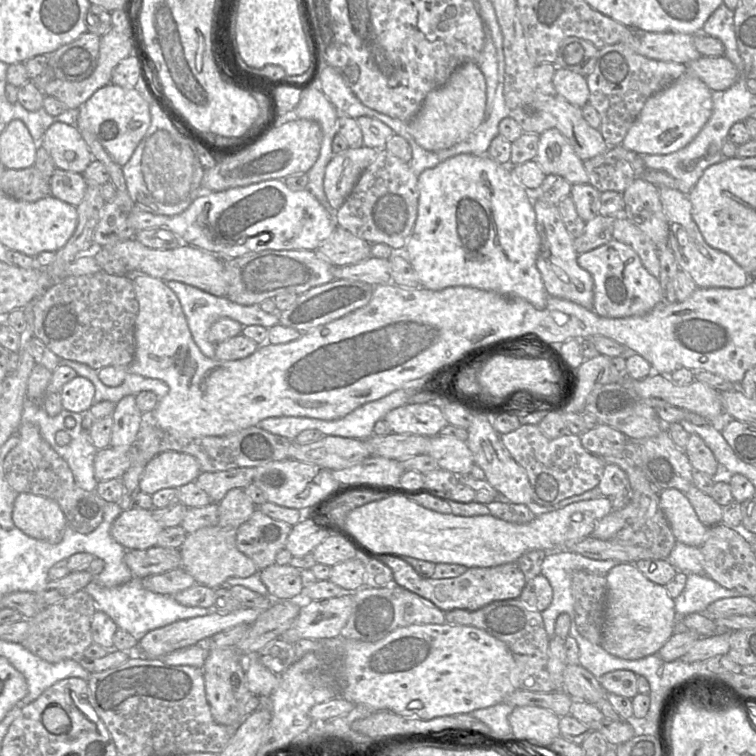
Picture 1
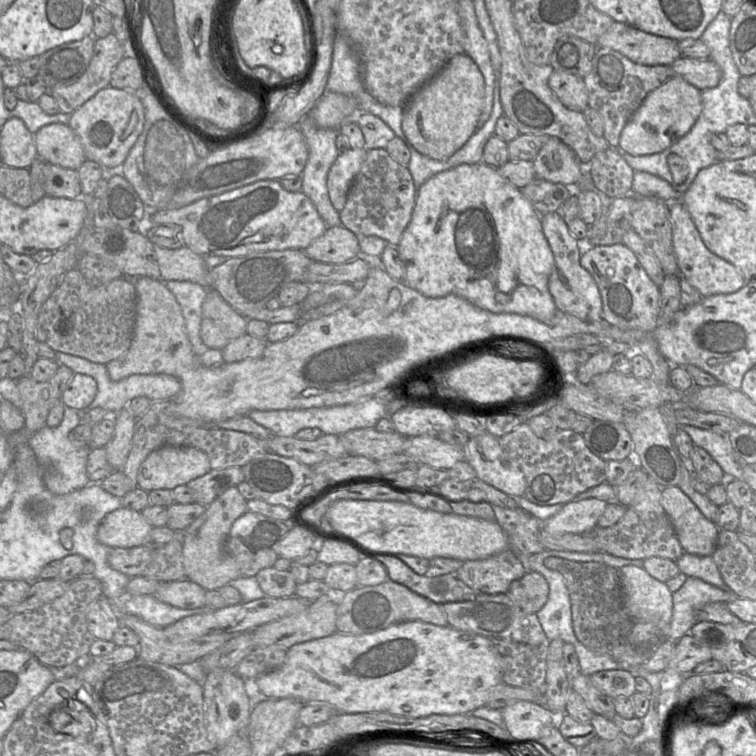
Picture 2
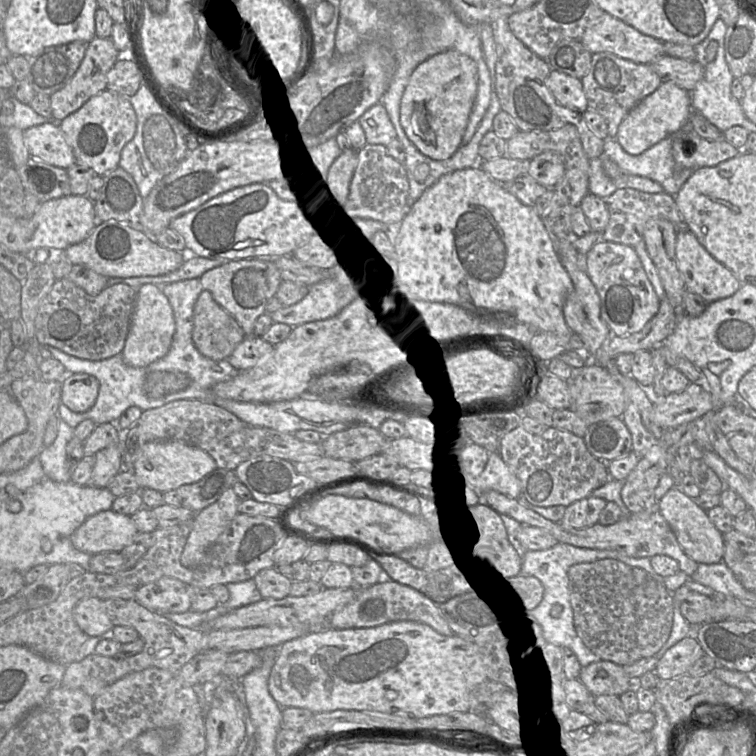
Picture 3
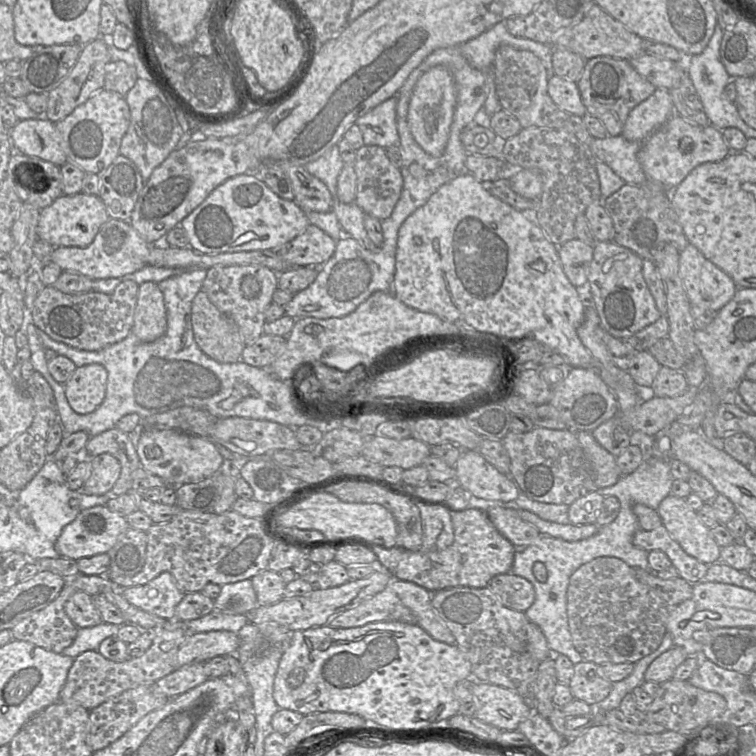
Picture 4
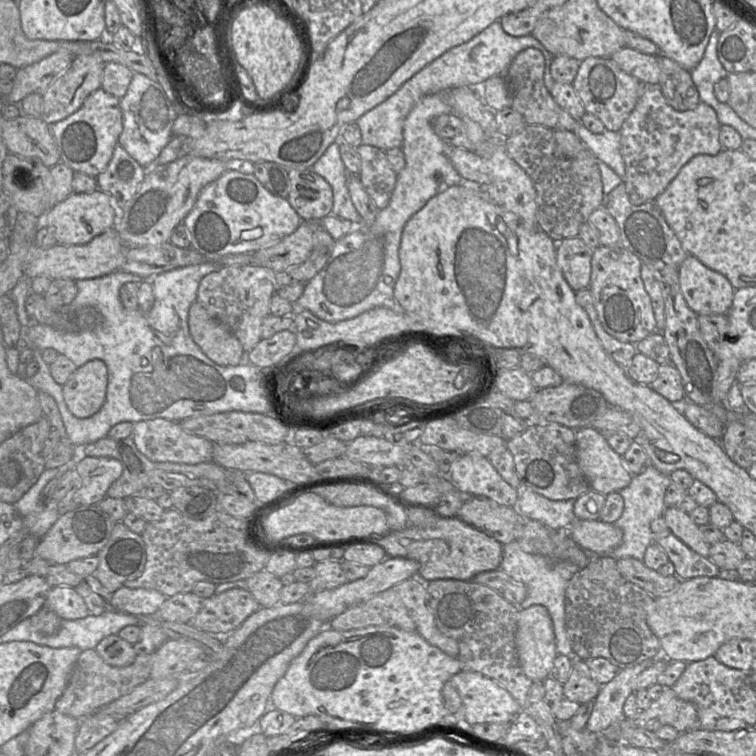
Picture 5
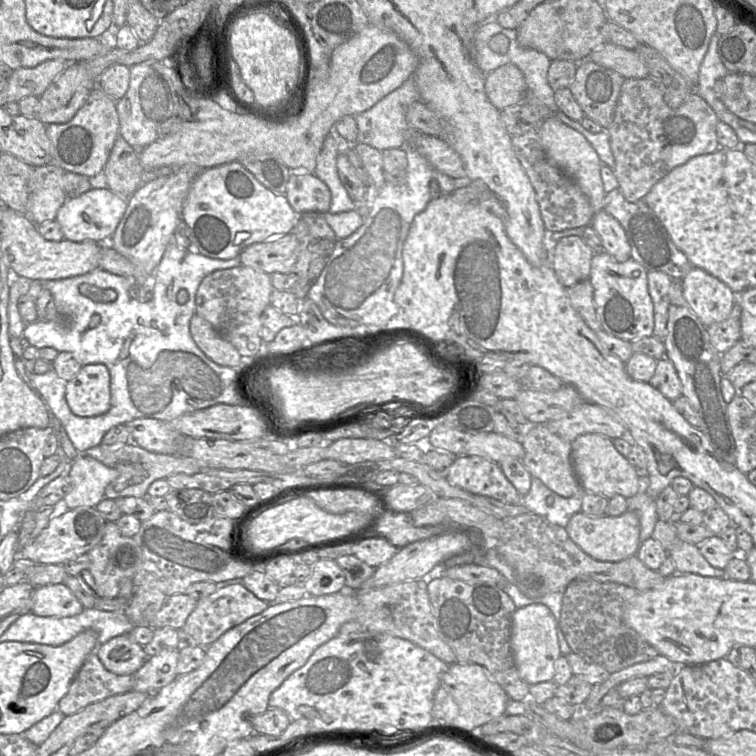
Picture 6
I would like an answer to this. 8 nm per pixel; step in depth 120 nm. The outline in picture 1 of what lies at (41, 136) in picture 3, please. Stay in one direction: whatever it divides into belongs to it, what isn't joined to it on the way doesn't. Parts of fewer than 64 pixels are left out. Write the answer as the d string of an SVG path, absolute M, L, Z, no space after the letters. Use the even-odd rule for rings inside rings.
M54 122L38 145L49 153L56 168L61 170L83 173L93 160L92 153L76 125Z

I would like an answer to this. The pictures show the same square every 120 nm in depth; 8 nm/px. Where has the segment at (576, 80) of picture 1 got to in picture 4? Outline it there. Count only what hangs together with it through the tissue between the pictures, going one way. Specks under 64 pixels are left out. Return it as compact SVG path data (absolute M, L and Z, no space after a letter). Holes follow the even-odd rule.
M552 75L547 83L548 95L552 101L569 114L583 117L586 108L582 102L577 82Z

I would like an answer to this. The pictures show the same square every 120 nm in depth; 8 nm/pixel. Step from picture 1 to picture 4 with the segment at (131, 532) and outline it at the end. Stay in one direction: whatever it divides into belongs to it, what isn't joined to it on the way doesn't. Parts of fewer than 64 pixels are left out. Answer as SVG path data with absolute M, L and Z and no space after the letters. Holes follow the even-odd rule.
M106 505L94 506L81 511L71 523L63 528L55 542L55 550L61 557L76 561L107 553L128 528L126 517L111 511Z

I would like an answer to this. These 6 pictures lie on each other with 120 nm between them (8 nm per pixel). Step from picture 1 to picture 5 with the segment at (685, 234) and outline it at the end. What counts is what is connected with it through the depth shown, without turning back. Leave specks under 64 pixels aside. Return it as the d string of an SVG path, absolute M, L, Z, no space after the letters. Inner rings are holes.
M688 255L679 267L682 295L696 315L724 315L732 306L736 289L722 274Z

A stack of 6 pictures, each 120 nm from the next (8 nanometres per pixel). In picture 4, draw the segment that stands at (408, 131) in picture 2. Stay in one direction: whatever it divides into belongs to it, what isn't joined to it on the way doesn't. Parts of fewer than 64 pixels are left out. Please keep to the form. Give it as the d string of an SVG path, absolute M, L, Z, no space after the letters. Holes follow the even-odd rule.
M435 66L418 79L408 107L408 125L419 146L433 157L441 157L450 134L456 105L454 77L444 66Z

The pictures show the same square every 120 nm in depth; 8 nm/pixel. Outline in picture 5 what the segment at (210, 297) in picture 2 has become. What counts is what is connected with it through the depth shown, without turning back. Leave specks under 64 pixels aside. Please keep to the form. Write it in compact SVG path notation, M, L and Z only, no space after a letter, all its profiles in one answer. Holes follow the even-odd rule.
M195 301L188 312L188 328L202 352L220 366L237 366L243 347L236 336Z

